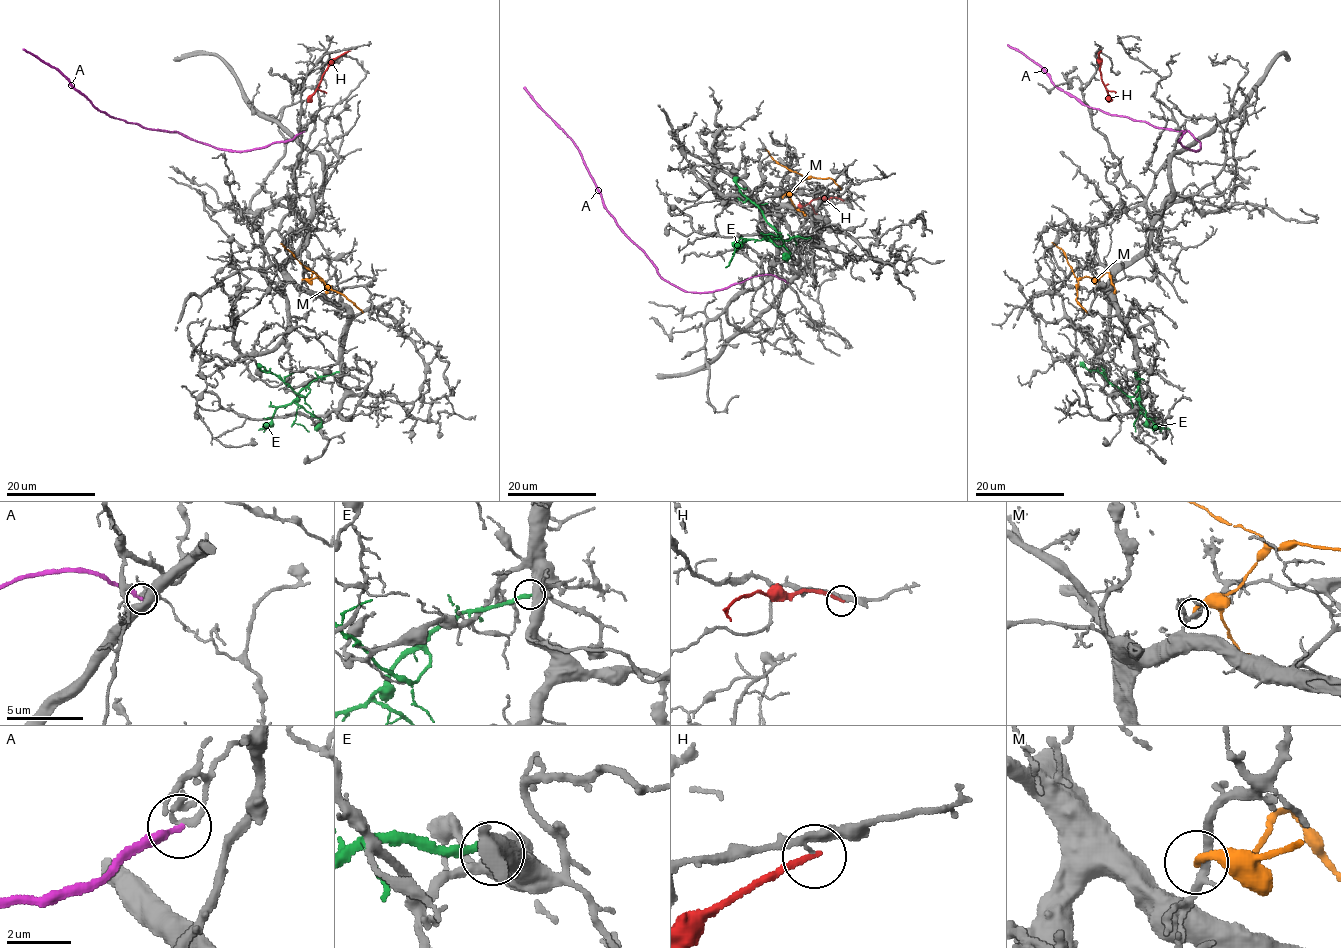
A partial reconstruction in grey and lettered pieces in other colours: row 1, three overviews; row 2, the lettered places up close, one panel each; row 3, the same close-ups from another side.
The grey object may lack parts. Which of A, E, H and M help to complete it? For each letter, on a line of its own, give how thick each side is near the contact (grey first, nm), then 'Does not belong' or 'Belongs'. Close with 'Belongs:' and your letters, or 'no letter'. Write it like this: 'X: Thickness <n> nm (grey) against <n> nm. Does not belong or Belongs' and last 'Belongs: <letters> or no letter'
A: Thickness 150 nm (grey) against 240 nm. Does not belong
E: Thickness 550 nm (grey) against 280 nm. Does not belong
H: Thickness 140 nm (grey) against 190 nm. Does not belong
M: Thickness 260 nm (grey) against 240 nm. Does not belong
Belongs: no letter

